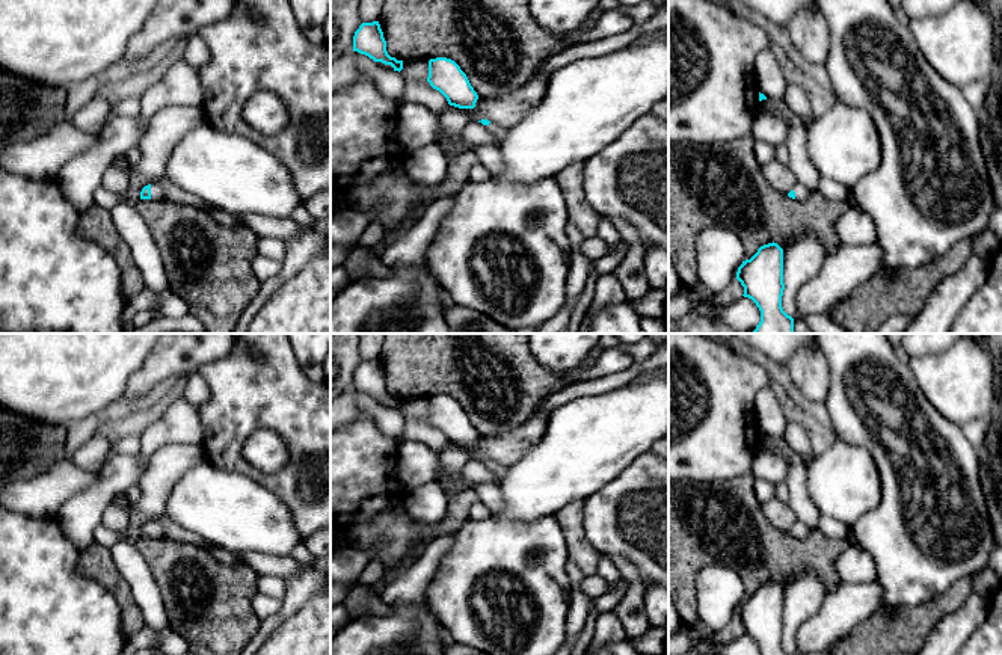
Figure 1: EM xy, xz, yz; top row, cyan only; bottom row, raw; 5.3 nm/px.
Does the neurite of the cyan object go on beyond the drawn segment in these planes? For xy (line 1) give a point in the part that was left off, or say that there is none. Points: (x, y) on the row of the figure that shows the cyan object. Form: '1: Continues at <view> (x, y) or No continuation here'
1: Continues at xy (157, 193)

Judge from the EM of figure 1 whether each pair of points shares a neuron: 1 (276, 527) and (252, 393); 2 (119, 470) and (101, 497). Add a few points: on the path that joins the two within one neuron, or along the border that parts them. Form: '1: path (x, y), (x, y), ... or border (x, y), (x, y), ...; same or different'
1: border (240, 473), (273, 492), (287, 506), (293, 519); different
2: path (116, 476), (103, 491); same

